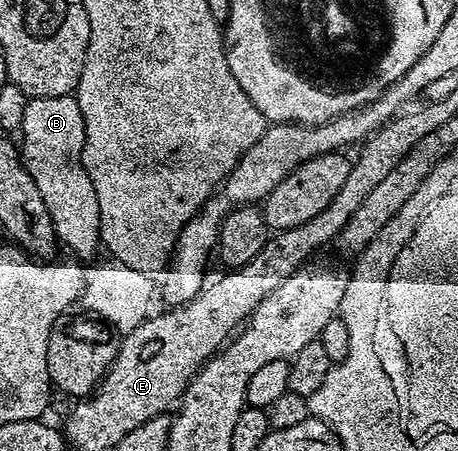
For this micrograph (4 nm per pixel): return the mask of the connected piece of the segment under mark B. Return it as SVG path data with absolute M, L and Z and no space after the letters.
M74 95L28 99L22 136L23 164L29 170L29 178L37 182L37 190L41 190L49 218L53 218L56 241L67 244L75 255L72 257L88 262L95 256L95 247L98 249L101 244L101 206L97 206L97 190L93 190L83 165L85 122L78 99Z

